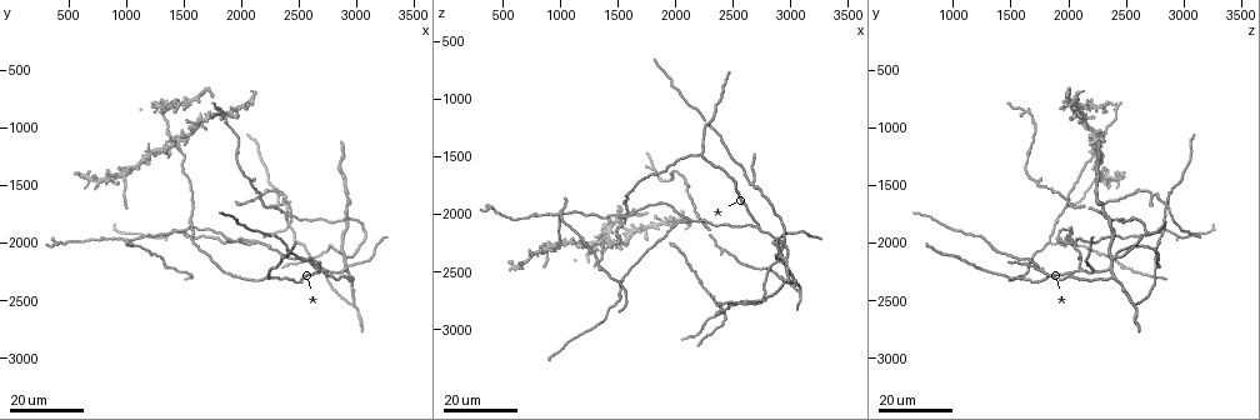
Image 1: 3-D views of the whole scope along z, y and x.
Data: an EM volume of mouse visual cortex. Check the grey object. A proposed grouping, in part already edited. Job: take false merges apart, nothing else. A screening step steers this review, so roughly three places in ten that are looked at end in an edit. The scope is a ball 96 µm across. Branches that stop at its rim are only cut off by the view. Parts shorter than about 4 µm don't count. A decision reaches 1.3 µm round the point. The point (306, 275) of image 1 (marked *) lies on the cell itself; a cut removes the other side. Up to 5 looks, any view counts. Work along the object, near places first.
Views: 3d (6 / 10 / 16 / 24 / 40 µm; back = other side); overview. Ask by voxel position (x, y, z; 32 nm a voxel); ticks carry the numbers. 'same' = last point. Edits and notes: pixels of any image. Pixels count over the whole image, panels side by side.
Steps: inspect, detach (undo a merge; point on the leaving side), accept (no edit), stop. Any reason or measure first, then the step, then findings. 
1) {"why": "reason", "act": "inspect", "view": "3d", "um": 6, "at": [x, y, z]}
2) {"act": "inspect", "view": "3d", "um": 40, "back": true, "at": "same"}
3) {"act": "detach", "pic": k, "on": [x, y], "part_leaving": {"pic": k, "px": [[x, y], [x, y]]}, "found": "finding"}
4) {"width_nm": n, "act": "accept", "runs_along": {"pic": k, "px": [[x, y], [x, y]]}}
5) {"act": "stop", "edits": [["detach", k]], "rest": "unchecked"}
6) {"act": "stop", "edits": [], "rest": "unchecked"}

{"why": "three arms meet", "act": "inspect", "view": "3d", "um": 24, "at": [2700, 2240, 2100]}

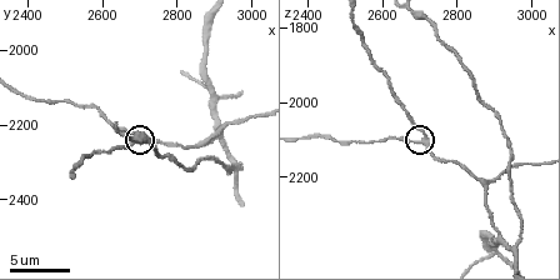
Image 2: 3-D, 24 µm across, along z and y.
{"act": "inspect", "view": "3d", "um": 6, "at": "same"}

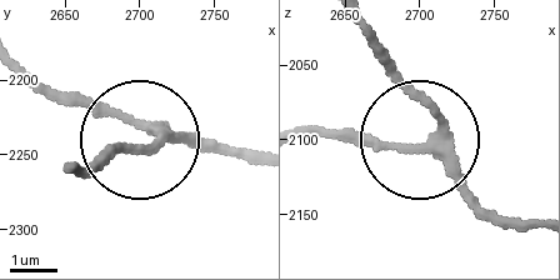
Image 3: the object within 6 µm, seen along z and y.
{"side_arm_um": 106, "arms": 3, "act": "accept", "found": "all the same cell"}

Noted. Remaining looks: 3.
{"act": "inspect", "view": "3d", "um": 16, "at": [2640, 2220, 1740]}

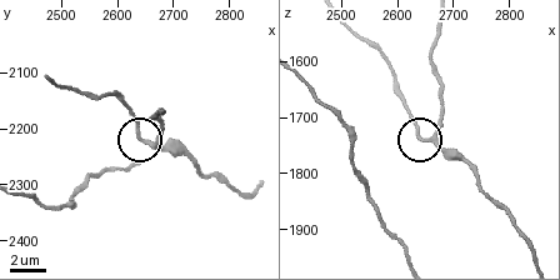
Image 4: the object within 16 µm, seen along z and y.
{"act": "inspect", "view": "3d", "um": 6, "at": [2660, 2230, 1740]}

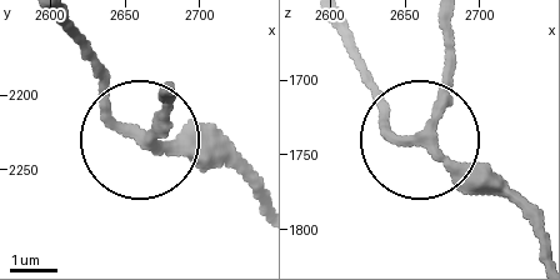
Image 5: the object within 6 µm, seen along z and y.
{"act": "accept", "runs_along": {"pic": 5, "px": [[539, 233], [431, 149], [428, 125], [455, 45]]}, "found": "continuous, no second cell"}

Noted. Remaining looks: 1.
{"act": "stop", "edits": [], "rest": "unchecked"}

